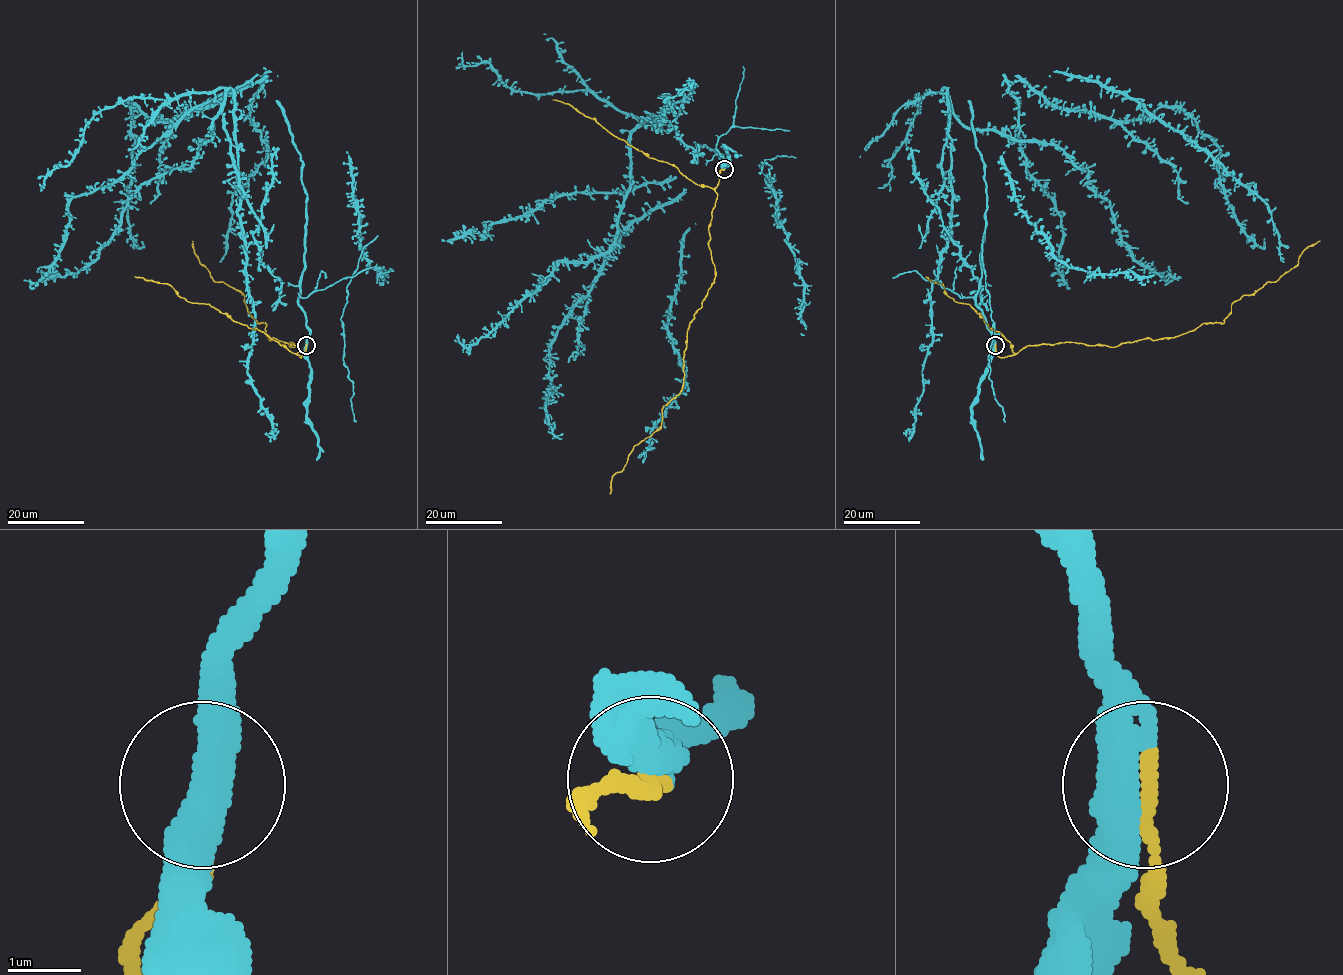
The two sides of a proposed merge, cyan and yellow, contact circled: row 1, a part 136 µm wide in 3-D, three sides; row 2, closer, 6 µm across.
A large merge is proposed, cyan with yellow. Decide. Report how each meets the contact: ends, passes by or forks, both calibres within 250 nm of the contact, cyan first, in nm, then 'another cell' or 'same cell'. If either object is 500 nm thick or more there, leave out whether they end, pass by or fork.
cyan passes by | yellow ends | 480/220 nm | same cell

